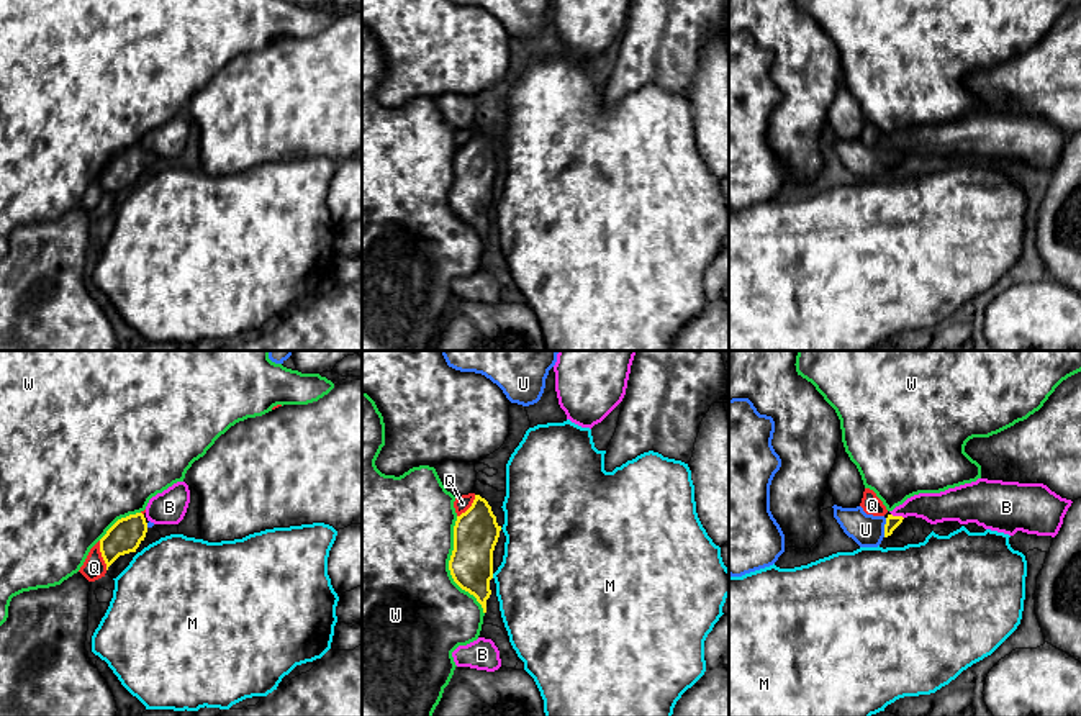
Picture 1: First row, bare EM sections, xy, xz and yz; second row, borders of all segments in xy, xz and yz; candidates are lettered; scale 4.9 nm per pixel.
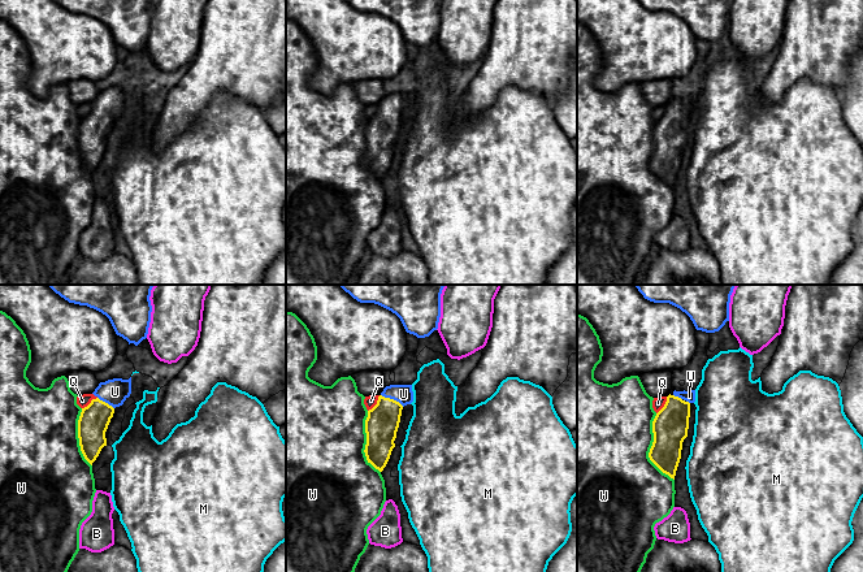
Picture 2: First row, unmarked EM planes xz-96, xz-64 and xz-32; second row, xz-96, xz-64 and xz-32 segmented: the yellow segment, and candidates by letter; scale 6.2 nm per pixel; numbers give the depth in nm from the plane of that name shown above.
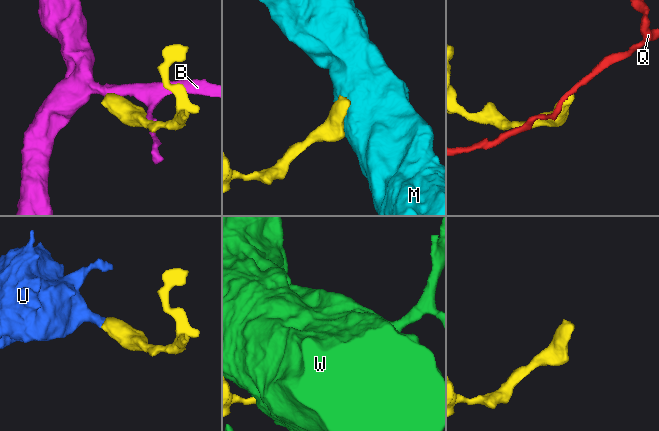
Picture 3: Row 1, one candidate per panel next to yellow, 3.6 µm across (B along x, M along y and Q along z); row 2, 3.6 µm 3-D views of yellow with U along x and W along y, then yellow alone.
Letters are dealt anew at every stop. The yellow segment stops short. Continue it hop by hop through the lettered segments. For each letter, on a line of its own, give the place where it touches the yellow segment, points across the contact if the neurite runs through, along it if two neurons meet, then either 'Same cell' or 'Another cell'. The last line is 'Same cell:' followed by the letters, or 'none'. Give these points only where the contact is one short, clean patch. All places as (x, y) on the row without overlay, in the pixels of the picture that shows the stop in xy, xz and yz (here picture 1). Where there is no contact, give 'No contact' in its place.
B: Touches yellow at yz (898, 149). Another cell
M: Touches yellow at xz (492, 208). Boundary: xz (492, 207), (493, 210). Another cell
Q: Touches yellow at xy (102, 189). Another cell
U: Touches yellow at yz (885, 161). Path across: yz (891, 154), (885, 161), (865, 163). Same cell
W: Touches yellow at xz (449, 200). Another cell
Same cell: U

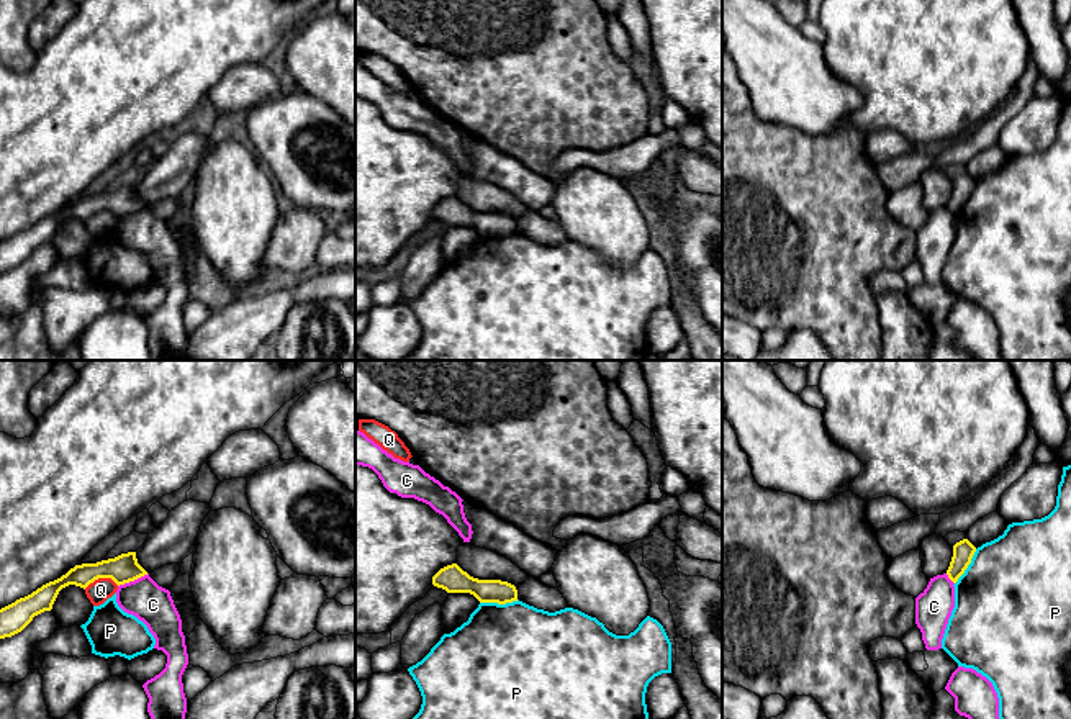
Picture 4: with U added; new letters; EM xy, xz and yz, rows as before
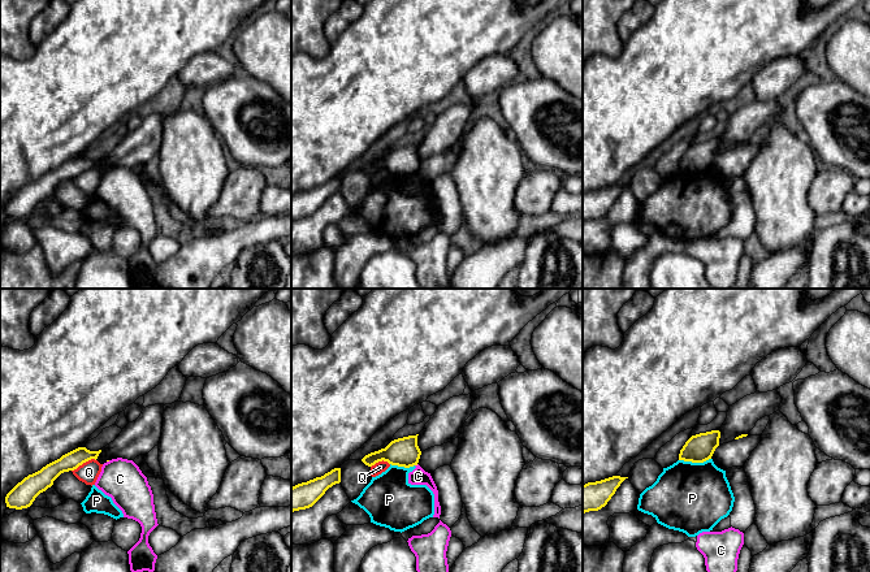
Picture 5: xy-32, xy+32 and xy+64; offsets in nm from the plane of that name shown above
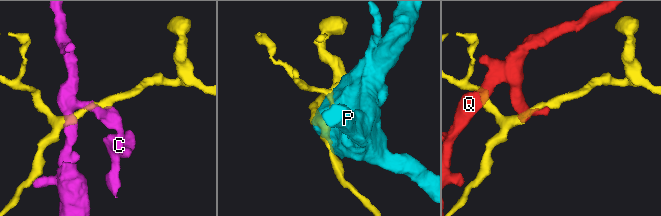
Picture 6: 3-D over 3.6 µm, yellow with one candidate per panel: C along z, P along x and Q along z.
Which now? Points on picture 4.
C: Touches yellow at xy (133, 213). Boundary: xy (148, 207), (118, 220). Another cell
P: Touches yellow at xz (498, 236). Another cell
Q: Touches yellow at xy (100, 210). Another cell
Same cell: none

